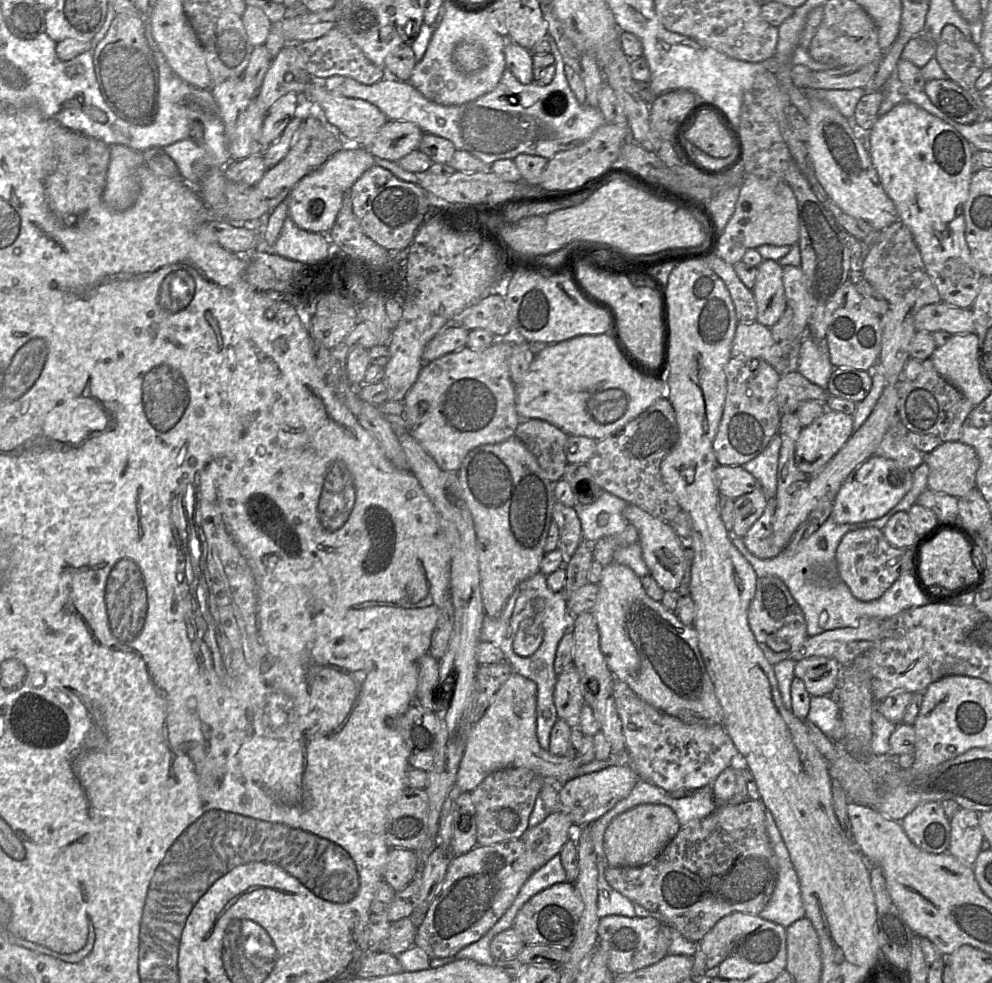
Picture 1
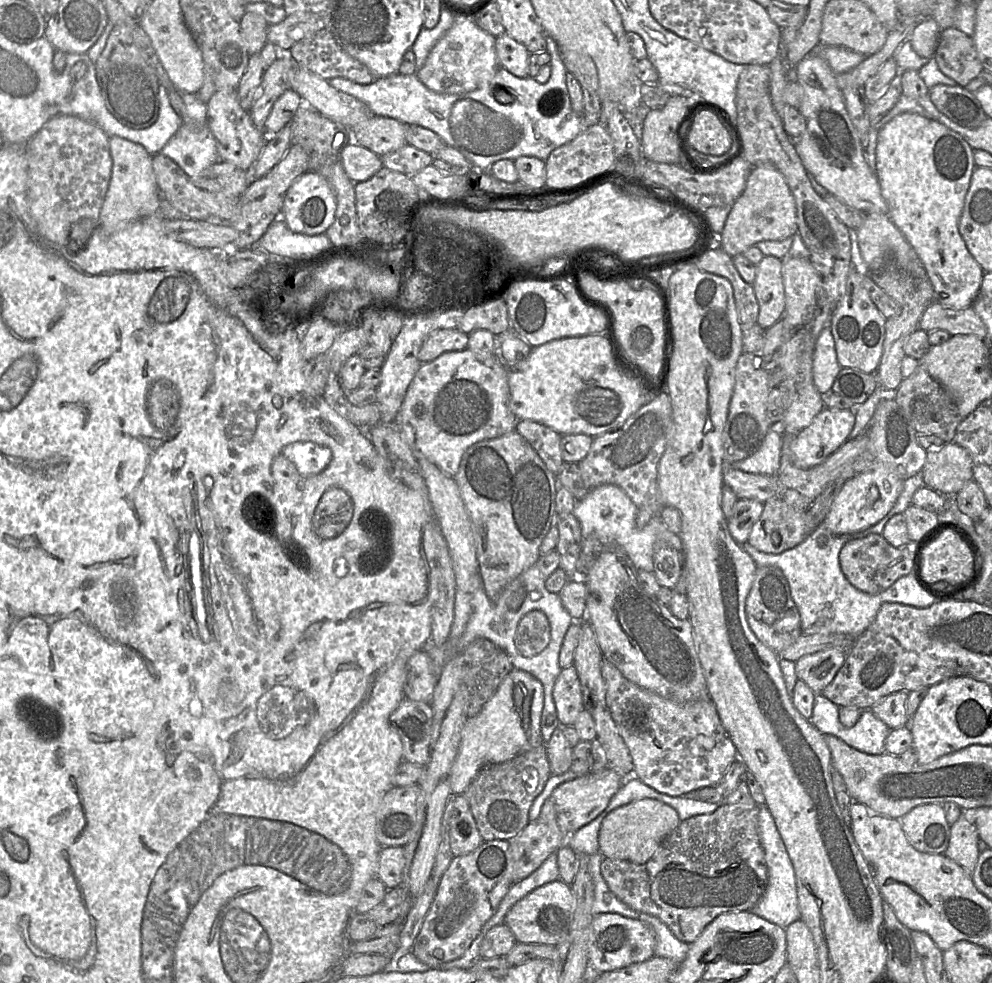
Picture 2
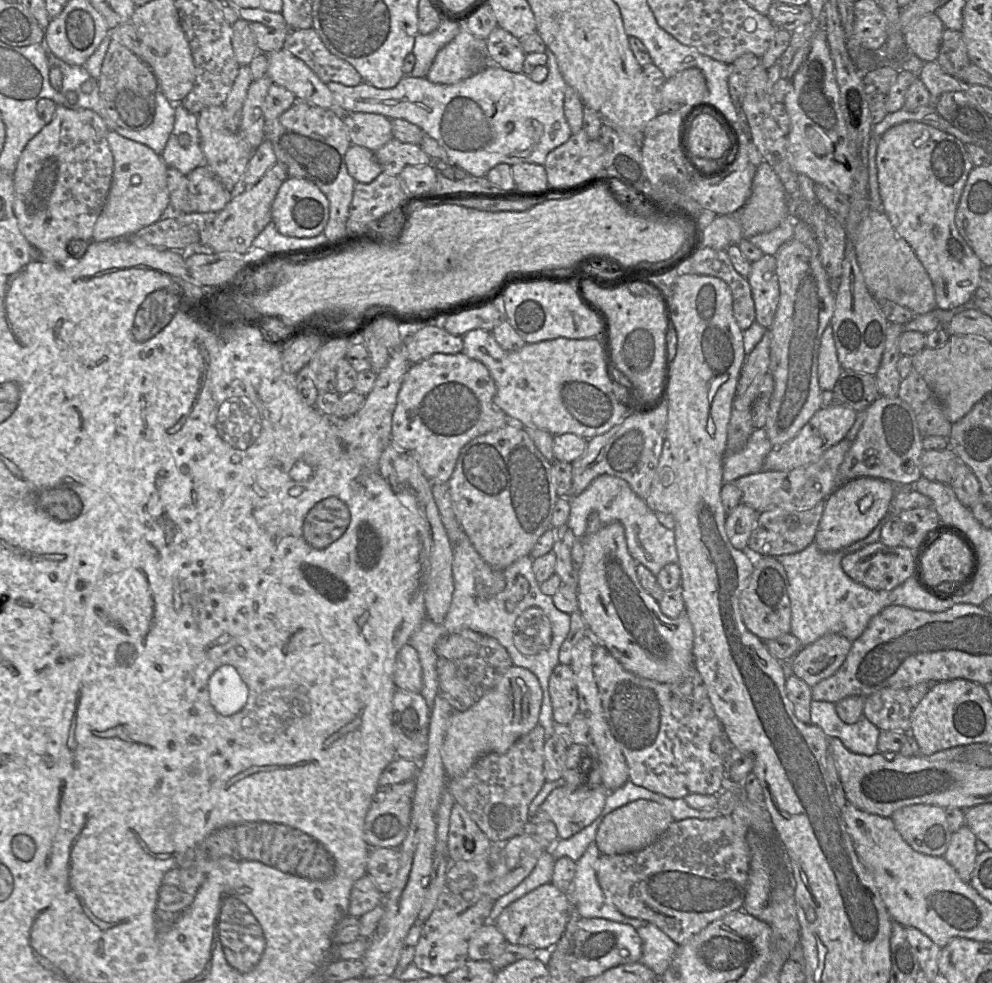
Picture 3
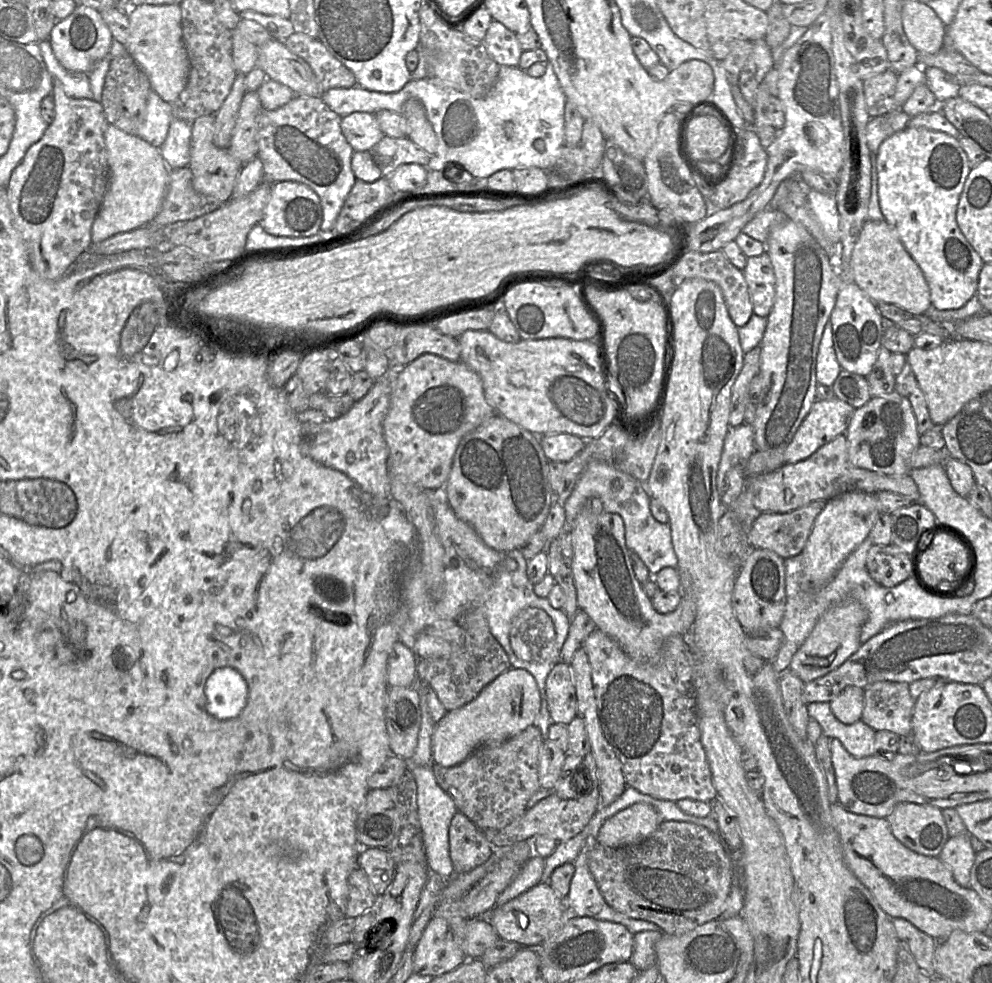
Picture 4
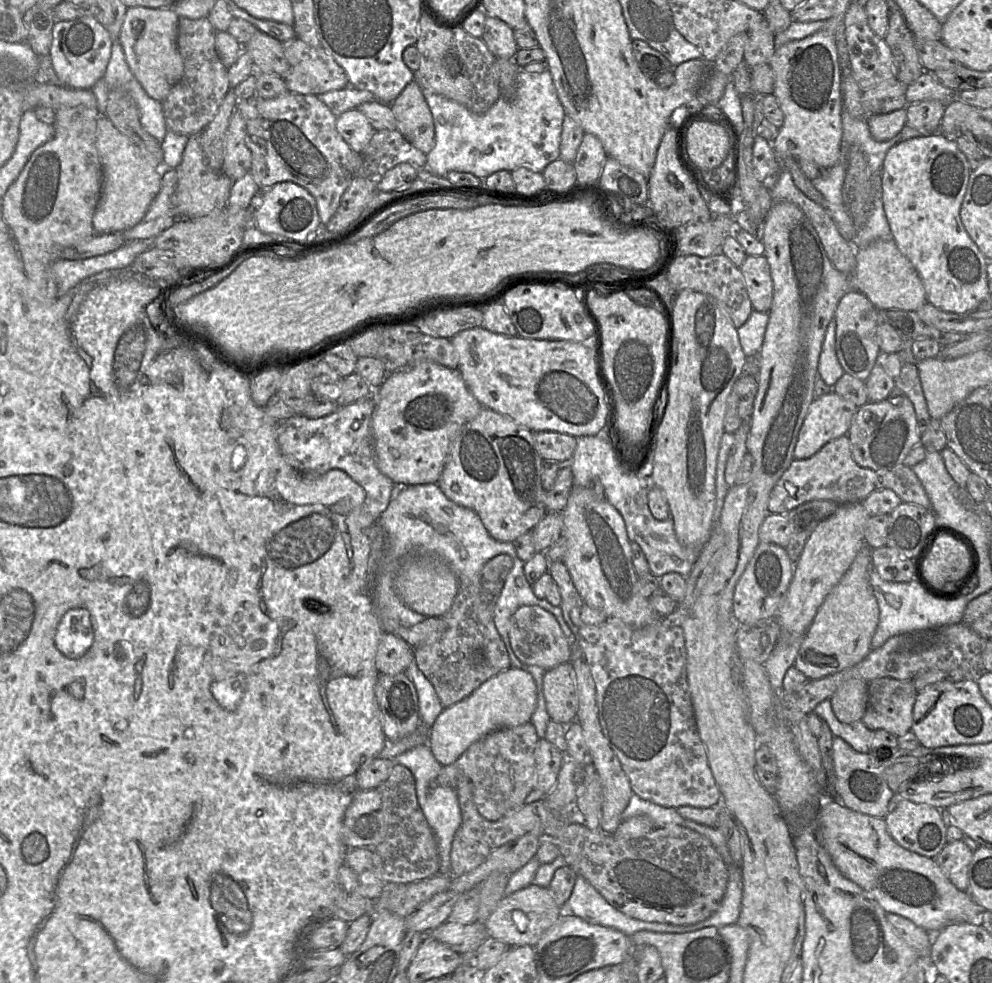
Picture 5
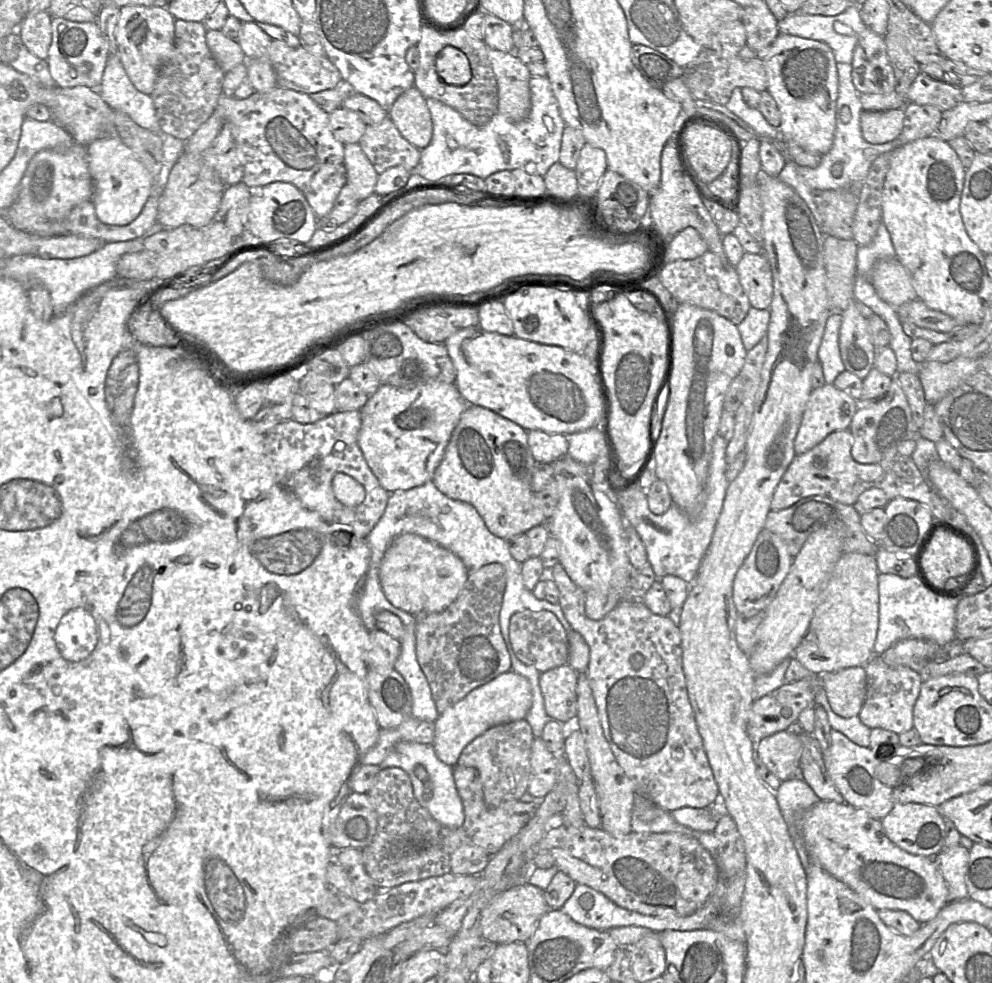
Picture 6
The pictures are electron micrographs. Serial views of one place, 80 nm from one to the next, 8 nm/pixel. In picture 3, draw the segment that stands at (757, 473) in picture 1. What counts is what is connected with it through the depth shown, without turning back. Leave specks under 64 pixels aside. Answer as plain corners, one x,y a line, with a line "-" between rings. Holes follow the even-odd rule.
765,428
754,429
749,436
746,445
738,452
727,453
726,445
726,454
723,459
723,483
733,483
736,479
742,476
761,471
763,469
764,459
772,449
773,445
768,439

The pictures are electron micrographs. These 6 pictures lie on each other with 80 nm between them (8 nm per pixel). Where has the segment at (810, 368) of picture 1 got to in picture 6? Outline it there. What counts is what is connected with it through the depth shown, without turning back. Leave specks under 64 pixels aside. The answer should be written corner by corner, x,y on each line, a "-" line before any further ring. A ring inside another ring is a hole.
830,313
818,349
818,361
822,365
826,384
833,384
835,378
845,371
839,349
839,330
841,322
841,313

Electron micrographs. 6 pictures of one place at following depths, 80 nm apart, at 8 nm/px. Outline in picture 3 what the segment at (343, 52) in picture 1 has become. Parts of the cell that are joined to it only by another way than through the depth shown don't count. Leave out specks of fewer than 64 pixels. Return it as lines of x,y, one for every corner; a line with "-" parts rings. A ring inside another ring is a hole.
313,28
290,30
284,49
302,60
324,82
357,86
363,82
358,71
348,62
333,55

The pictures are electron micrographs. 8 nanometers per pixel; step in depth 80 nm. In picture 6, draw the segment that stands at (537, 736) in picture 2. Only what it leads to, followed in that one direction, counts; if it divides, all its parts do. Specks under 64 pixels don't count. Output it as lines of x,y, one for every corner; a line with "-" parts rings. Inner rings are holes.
510,670
472,690
463,699
439,714
435,723
433,747
438,758
454,767
463,749
488,728
525,719
532,704
527,678

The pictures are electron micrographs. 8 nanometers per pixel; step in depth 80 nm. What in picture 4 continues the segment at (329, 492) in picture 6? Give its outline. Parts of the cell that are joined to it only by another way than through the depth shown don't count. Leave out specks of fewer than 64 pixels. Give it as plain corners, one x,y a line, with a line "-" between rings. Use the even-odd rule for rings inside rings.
390,367
382,377
375,380
371,390
361,400
356,401
343,416
319,423
301,423
302,450
306,455
326,467
342,472
362,490
379,499
391,499
390,472
387,467
389,449
384,438
383,421
389,410
393,381
397,369
399,368

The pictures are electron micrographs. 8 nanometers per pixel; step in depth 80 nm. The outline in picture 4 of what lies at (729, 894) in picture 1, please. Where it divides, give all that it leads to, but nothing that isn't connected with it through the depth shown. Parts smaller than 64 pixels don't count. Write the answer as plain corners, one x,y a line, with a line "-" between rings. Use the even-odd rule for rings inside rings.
674,820
663,821
651,836
638,844
612,848
597,842
588,852
587,861
589,870
597,884
597,887
609,906
629,918
652,922
658,925
663,933
671,935
683,934
708,921
719,918
725,908
725,903
730,893
733,877
731,855
719,834
713,833
705,827
691,822
679,822

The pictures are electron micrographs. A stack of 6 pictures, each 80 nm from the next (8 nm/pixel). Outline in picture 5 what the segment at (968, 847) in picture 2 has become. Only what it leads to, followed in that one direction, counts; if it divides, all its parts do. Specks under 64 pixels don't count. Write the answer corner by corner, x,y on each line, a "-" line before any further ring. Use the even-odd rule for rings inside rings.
963,840
947,842
935,858
950,882
961,891
968,891
968,868
973,852

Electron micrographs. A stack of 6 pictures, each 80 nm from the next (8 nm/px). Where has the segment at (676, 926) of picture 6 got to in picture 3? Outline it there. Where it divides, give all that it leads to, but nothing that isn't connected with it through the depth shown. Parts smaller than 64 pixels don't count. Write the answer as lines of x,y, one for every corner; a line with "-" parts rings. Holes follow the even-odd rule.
593,842
576,862
576,872
568,894
571,905
576,907
581,918
603,918
629,924
636,930
645,926
649,922
623,915
605,897
596,875
596,863
601,855
596,842

